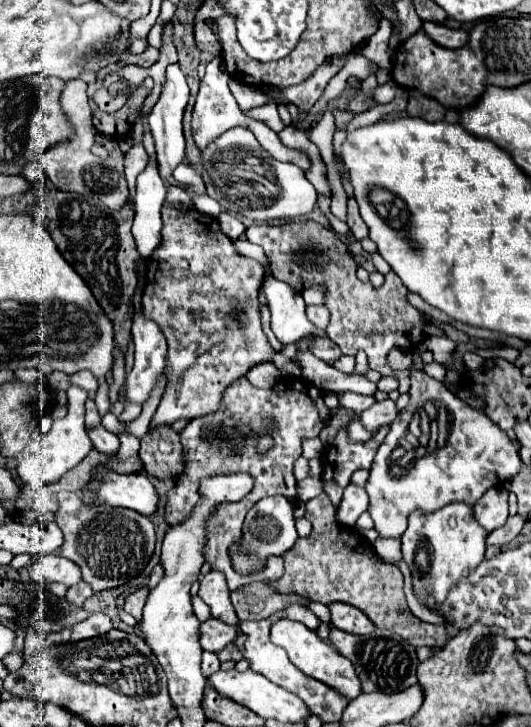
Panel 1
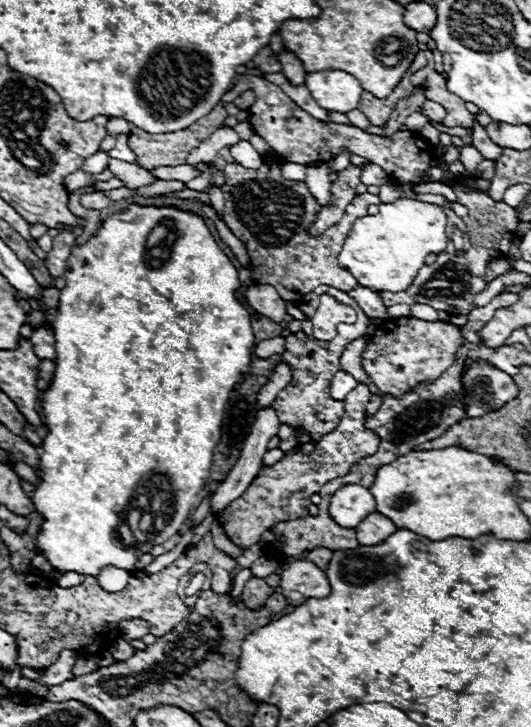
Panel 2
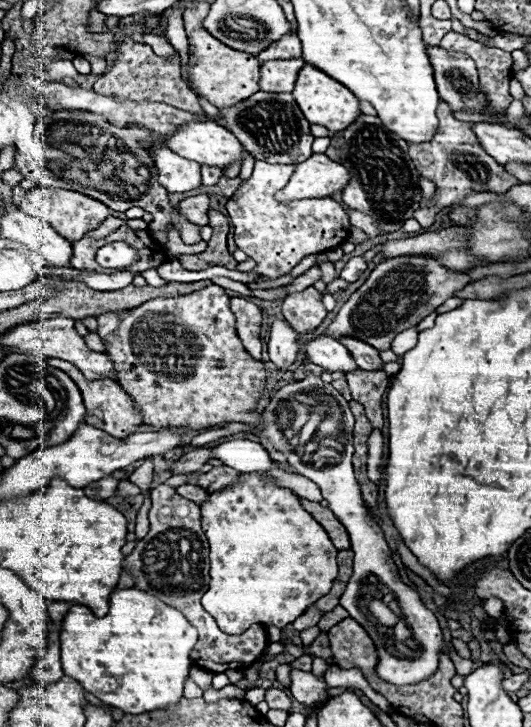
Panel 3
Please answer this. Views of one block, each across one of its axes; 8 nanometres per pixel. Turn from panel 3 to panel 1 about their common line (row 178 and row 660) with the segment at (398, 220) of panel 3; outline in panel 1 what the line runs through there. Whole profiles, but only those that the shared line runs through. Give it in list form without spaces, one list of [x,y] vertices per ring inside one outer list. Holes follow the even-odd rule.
[[[332,626],[330,640],[336,646],[336,650],[354,664],[364,692],[378,692],[378,690],[380,692],[402,692],[408,686],[418,682],[416,648],[410,642],[406,642],[402,636],[394,634],[392,630],[376,628],[372,634],[354,636],[354,634],[344,634],[342,630],[336,630]]]

